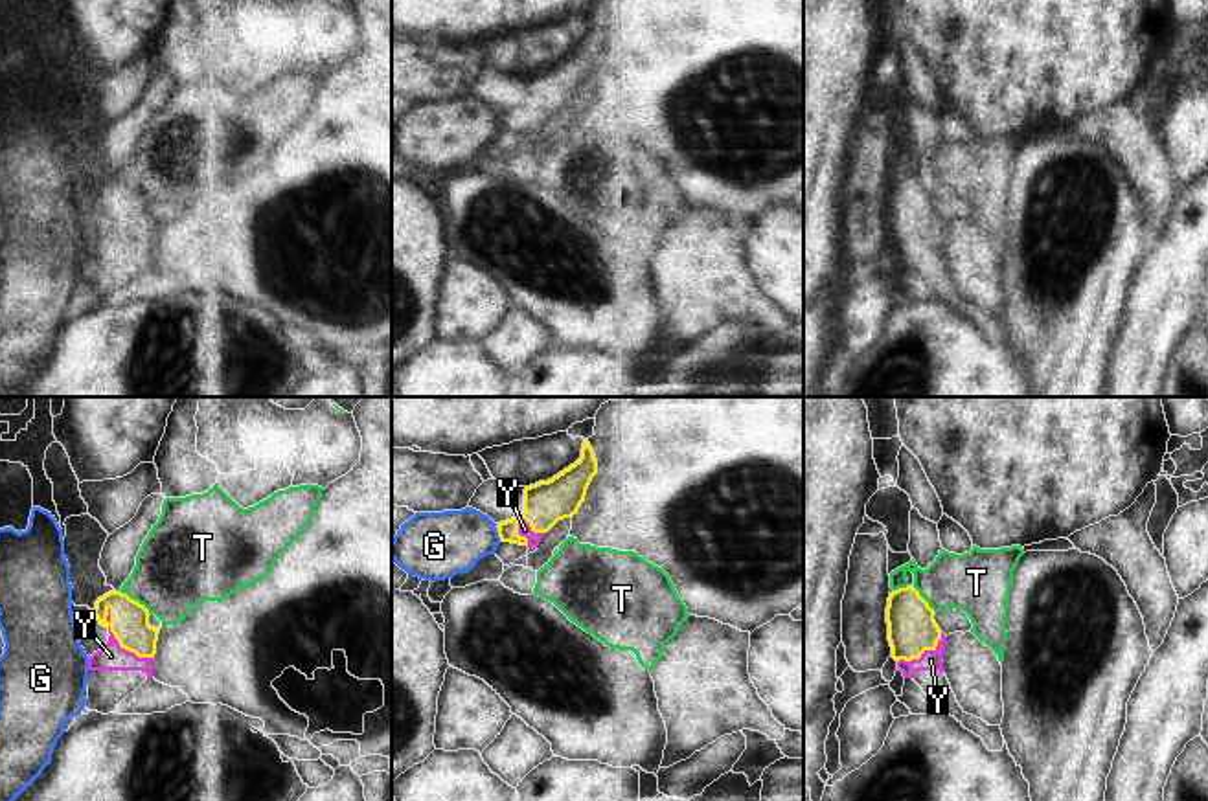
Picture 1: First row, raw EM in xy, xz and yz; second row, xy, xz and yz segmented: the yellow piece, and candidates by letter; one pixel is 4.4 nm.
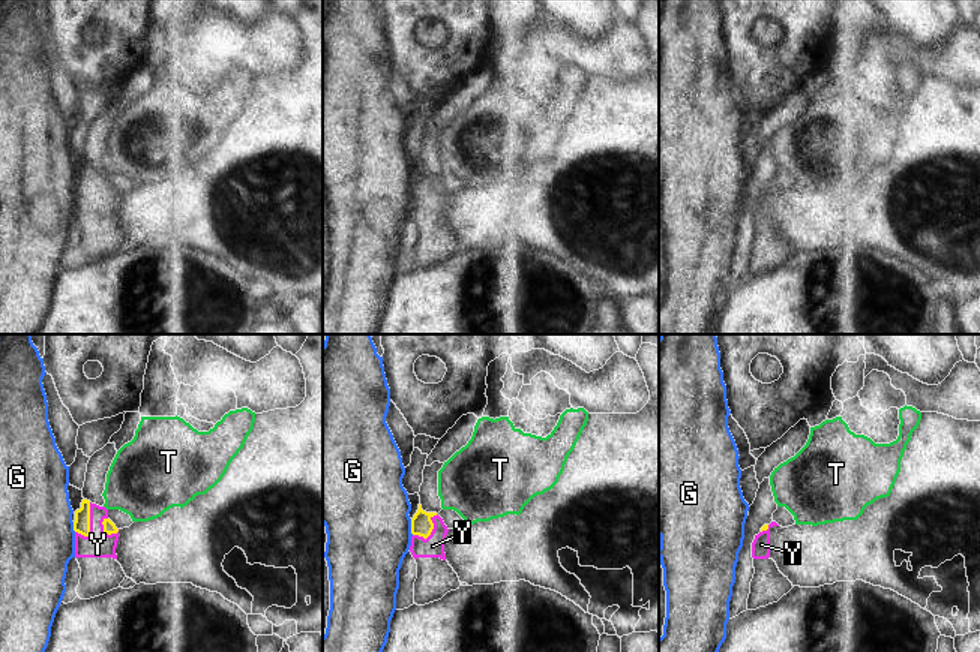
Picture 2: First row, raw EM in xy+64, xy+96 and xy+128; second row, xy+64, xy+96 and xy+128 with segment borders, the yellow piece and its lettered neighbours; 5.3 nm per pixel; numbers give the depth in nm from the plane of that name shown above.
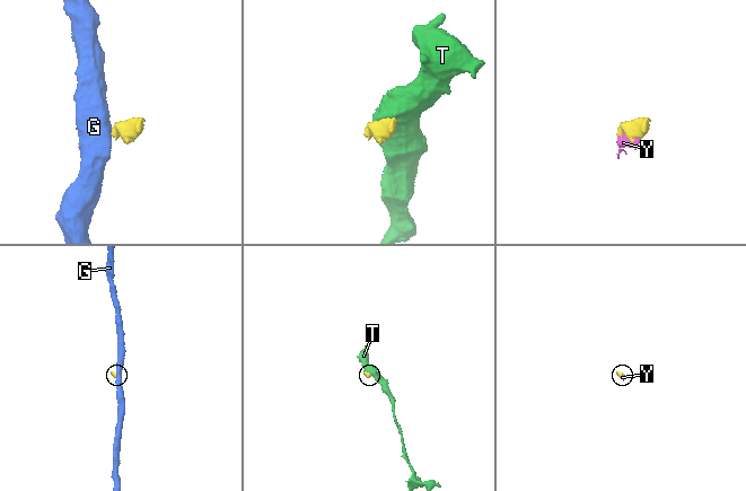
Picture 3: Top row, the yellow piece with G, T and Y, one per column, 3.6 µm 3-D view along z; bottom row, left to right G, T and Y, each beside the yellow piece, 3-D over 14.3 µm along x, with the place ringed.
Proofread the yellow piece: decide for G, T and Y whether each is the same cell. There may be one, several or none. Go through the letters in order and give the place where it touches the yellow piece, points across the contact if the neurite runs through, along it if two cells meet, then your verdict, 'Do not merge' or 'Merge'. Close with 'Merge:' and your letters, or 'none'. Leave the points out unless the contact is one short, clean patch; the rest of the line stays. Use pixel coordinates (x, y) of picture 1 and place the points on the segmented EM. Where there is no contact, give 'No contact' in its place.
G: Touches yellow at xz (499, 535). Boundary: xz (497, 531), (501, 541). Do not merge
T: Touches yellow at xy (136, 601). Boundary: xy (120, 590), (136, 599), (149, 614). Do not merge
Y: Touches yellow at xy (118, 642). Merge
Merge: Y.

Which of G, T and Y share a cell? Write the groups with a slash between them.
G / T / Y

